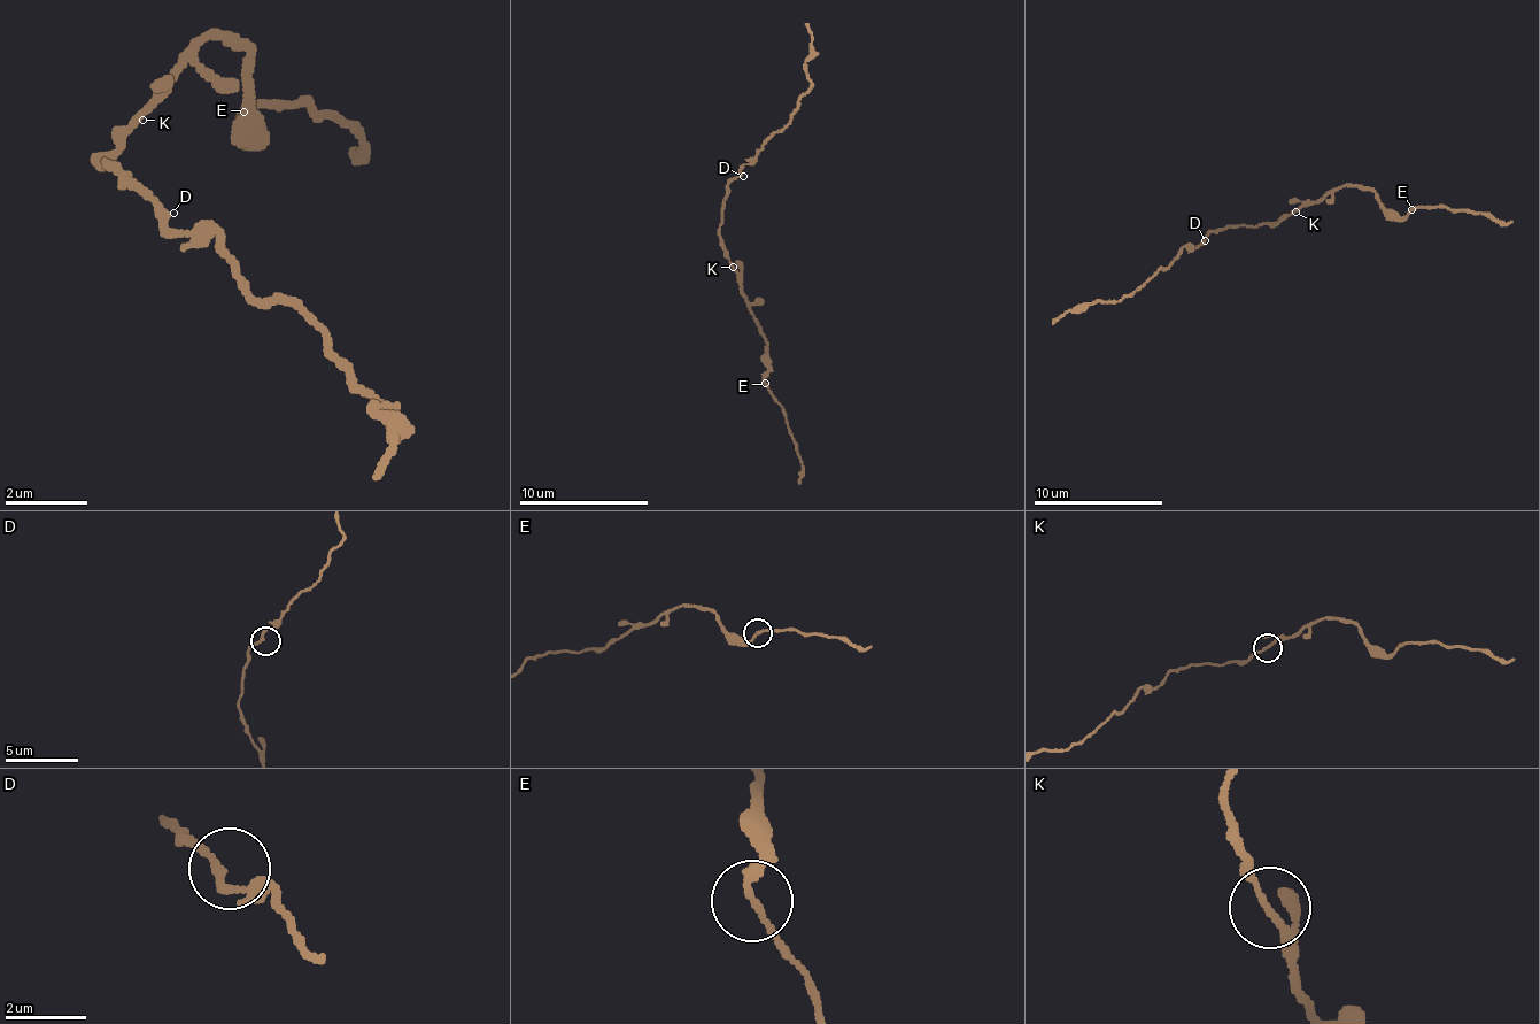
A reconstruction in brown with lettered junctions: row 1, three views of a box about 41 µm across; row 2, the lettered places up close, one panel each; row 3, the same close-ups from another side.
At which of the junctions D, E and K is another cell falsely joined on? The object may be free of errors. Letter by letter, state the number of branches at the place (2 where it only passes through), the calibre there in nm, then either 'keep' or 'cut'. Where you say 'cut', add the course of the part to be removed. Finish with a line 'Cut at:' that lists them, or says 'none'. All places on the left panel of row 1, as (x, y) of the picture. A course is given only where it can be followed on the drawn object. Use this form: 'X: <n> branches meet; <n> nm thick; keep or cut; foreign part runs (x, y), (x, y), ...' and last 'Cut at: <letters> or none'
D: 2 branches meet; 180 nm thick; keep
E: 2 branches meet; 160 nm thick; keep
K: 2 branches meet; 160 nm thick; keep
Cut at: none

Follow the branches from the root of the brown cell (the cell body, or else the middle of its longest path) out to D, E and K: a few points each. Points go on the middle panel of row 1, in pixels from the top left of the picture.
D: (724, 251), (720, 237), (724, 195), (733, 179), (743, 176)
E: (724, 251), (740, 276), (740, 292), (765, 340), (768, 356), (765, 383)
K: (724, 251), (733, 267)

